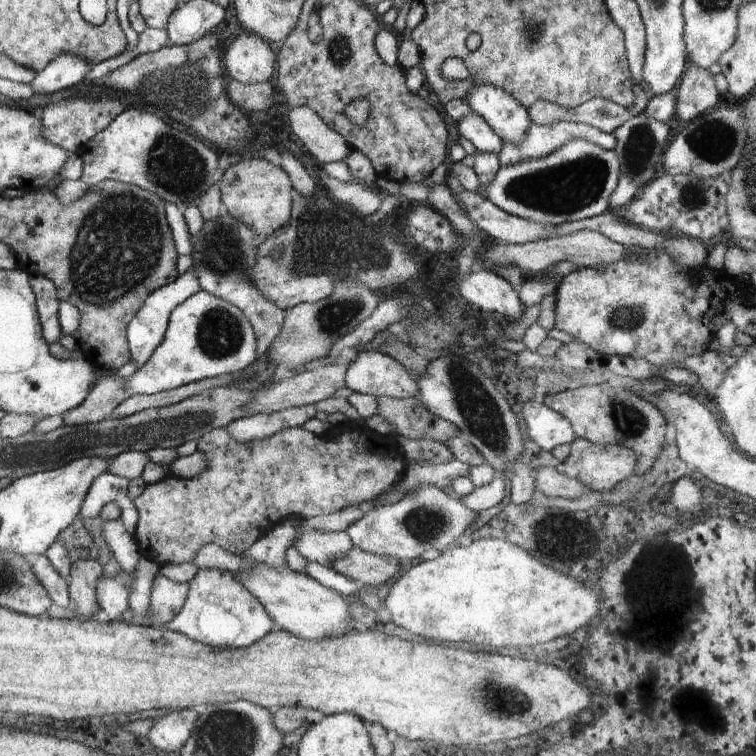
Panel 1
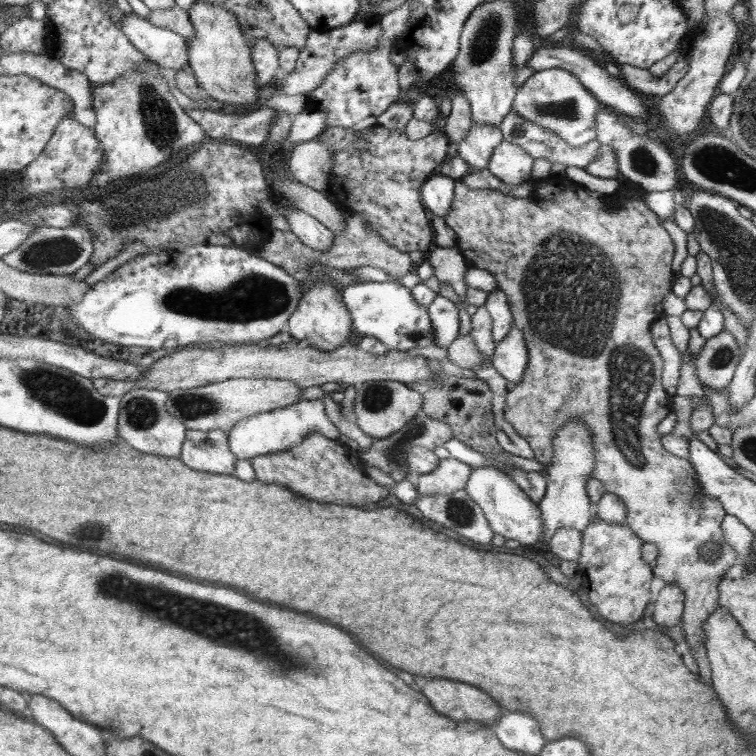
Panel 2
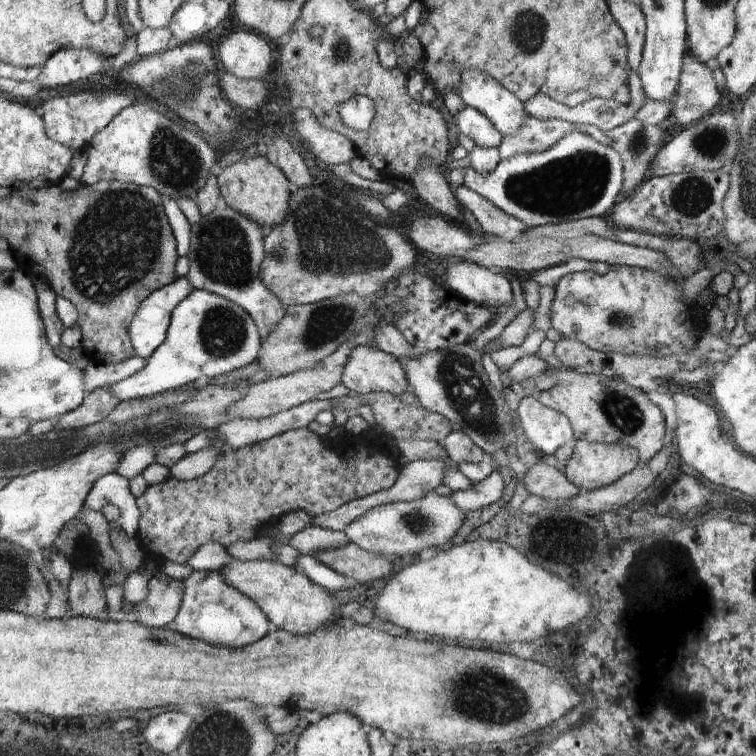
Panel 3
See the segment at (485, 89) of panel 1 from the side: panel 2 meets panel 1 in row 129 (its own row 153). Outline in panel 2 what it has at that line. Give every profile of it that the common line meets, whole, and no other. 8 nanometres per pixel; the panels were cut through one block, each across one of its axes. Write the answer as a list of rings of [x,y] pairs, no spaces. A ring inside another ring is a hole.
[[[502,141],[490,155],[488,170],[510,185],[517,185],[524,181],[530,181],[534,158],[522,147]]]

